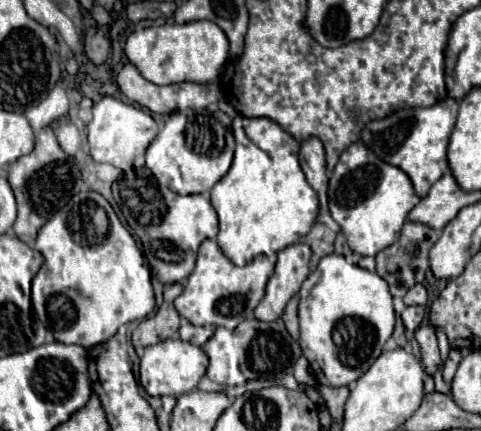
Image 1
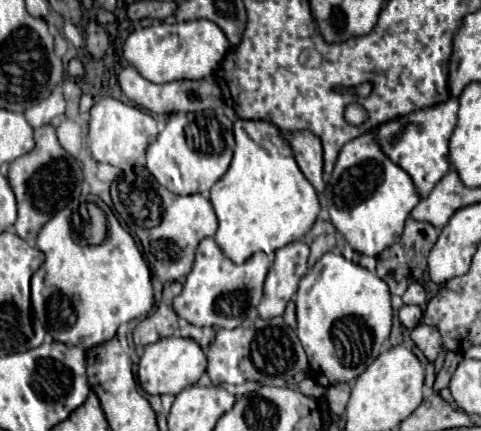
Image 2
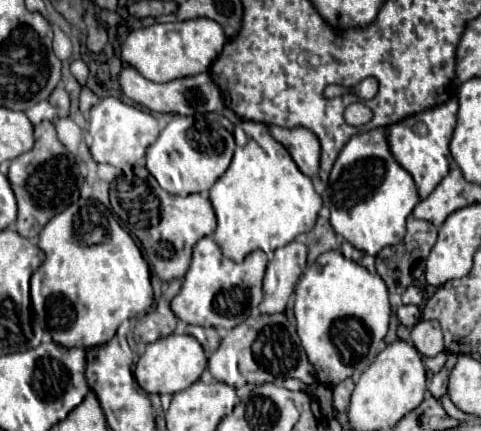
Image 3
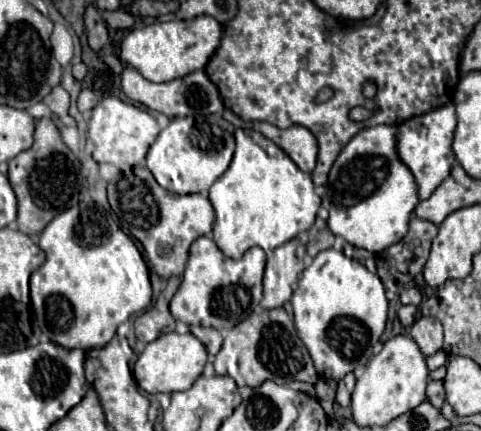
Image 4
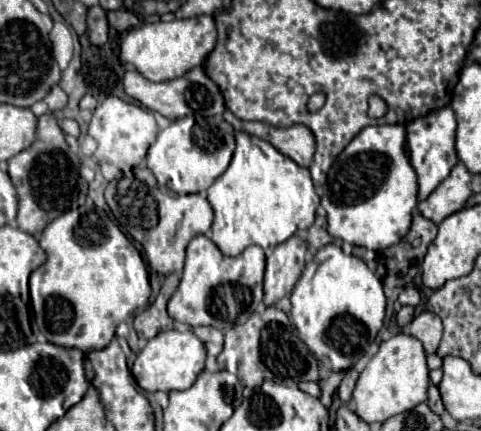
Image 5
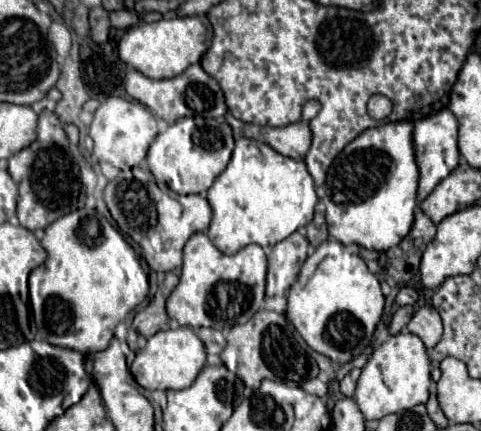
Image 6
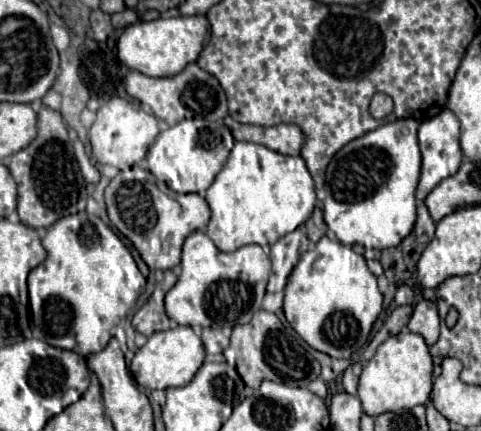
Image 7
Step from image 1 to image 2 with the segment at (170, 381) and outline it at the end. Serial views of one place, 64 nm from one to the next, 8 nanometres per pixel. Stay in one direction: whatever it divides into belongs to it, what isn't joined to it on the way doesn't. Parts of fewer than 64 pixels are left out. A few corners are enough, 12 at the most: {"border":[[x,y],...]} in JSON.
{"border":[[192,338],[148,344],[138,382],[148,394],[178,394],[206,372]]}

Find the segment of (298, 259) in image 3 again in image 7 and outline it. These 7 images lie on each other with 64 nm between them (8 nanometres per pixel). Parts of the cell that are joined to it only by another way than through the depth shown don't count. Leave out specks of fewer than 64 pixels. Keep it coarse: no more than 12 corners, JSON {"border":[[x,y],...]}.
{"border":[[302,230],[272,244],[268,292],[282,292],[310,248]]}

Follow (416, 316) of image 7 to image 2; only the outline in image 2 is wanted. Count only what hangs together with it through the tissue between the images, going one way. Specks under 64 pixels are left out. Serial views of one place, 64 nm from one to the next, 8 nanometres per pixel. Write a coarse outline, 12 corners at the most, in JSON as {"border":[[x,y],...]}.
{"border":[[420,322],[412,330],[414,344],[428,360],[442,350],[438,328]]}

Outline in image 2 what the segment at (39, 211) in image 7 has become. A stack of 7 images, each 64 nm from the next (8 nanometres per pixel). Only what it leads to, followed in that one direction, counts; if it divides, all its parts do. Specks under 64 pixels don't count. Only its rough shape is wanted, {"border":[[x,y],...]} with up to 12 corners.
{"border":[[52,124],[8,172],[16,234],[34,244],[82,176]]}

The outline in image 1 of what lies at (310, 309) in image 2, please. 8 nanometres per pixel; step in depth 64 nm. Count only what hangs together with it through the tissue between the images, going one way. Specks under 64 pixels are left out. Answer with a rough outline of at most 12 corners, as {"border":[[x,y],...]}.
{"border":[[324,256],[300,288],[302,352],[348,386],[394,330],[388,284]]}

